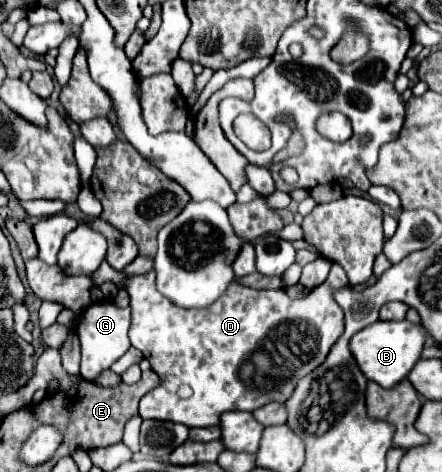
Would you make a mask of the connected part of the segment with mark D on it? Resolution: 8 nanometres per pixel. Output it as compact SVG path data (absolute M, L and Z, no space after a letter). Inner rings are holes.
M107 261L99 265L99 269L91 275L91 281L95 287L111 281L119 289L125 289L129 293L129 307L131 307L131 329L129 339L131 345L137 347L143 357L149 359L151 369L161 377L161 385L157 389L151 389L139 405L139 415L143 419L161 419L161 421L173 421L183 423L187 427L207 427L207 425L219 425L219 417L223 411L255 411L271 401L285 403L295 387L297 381L305 375L309 375L313 369L317 369L335 341L343 333L343 311L333 301L333 291L337 287L347 287L347 277L343 269L332 263L327 279L315 287L307 297L303 299L289 299L283 289L271 289L271 291L257 291L243 285L229 285L225 293L209 307L205 309L181 309L173 305L165 295L157 293L153 271L145 275L125 275L123 271L115 271L109 267ZM285 323L303 323L307 329L311 329L311 361L303 361L301 357L293 355L287 345L281 345L281 327Z

